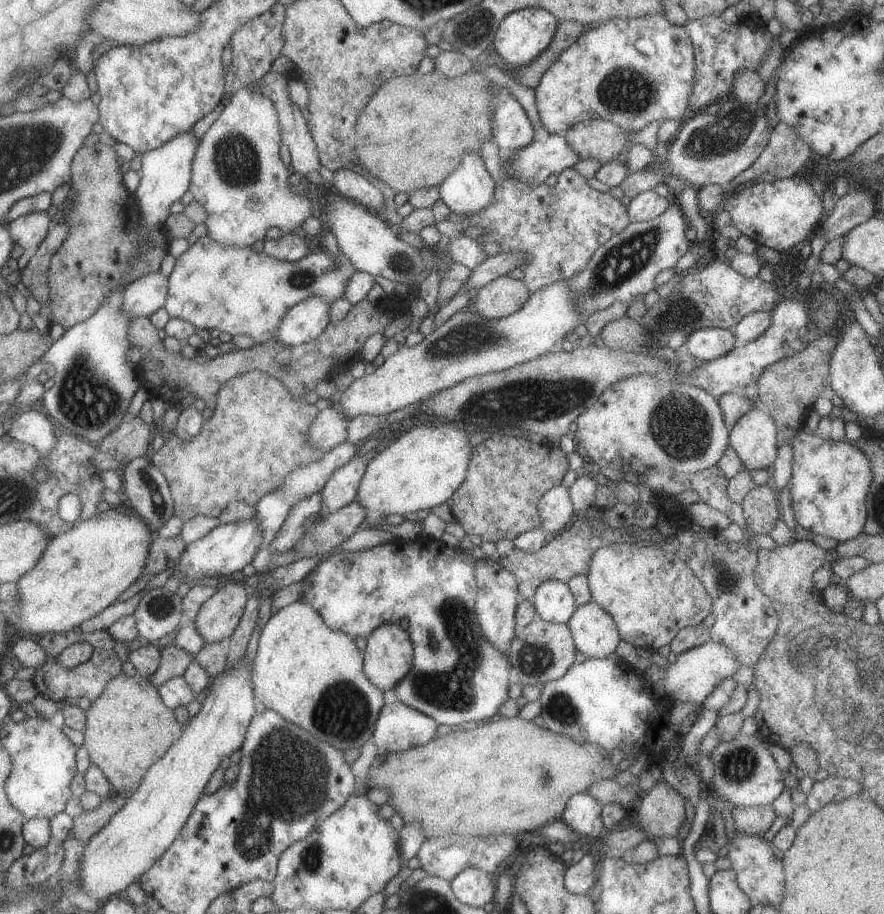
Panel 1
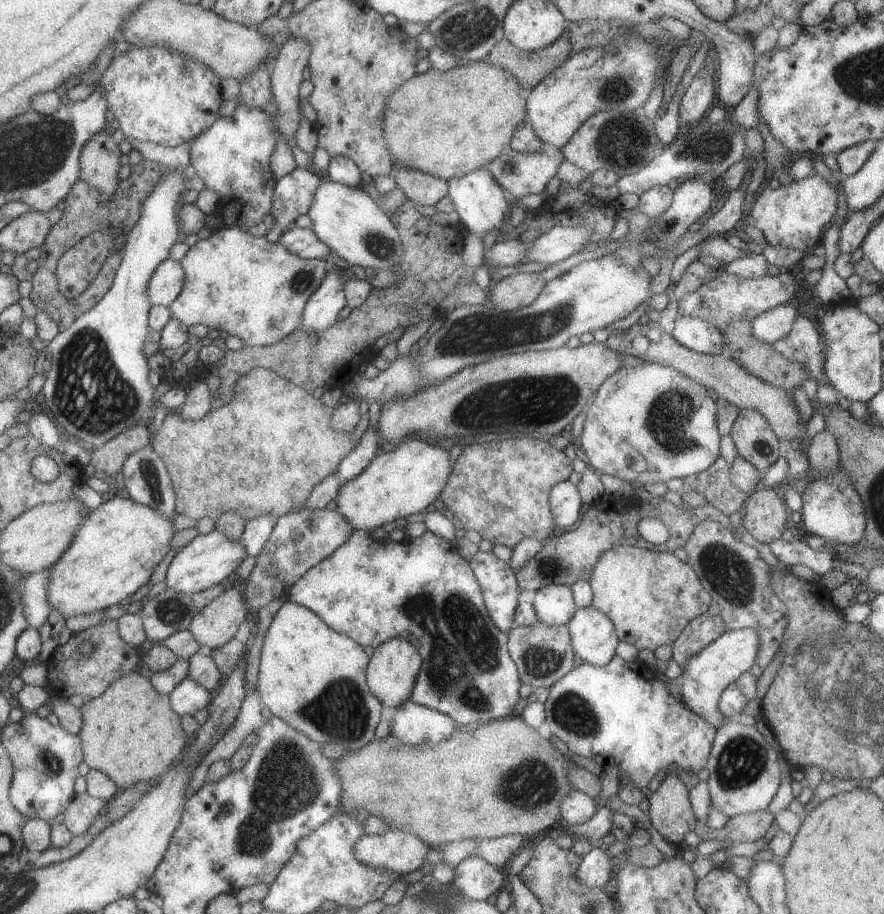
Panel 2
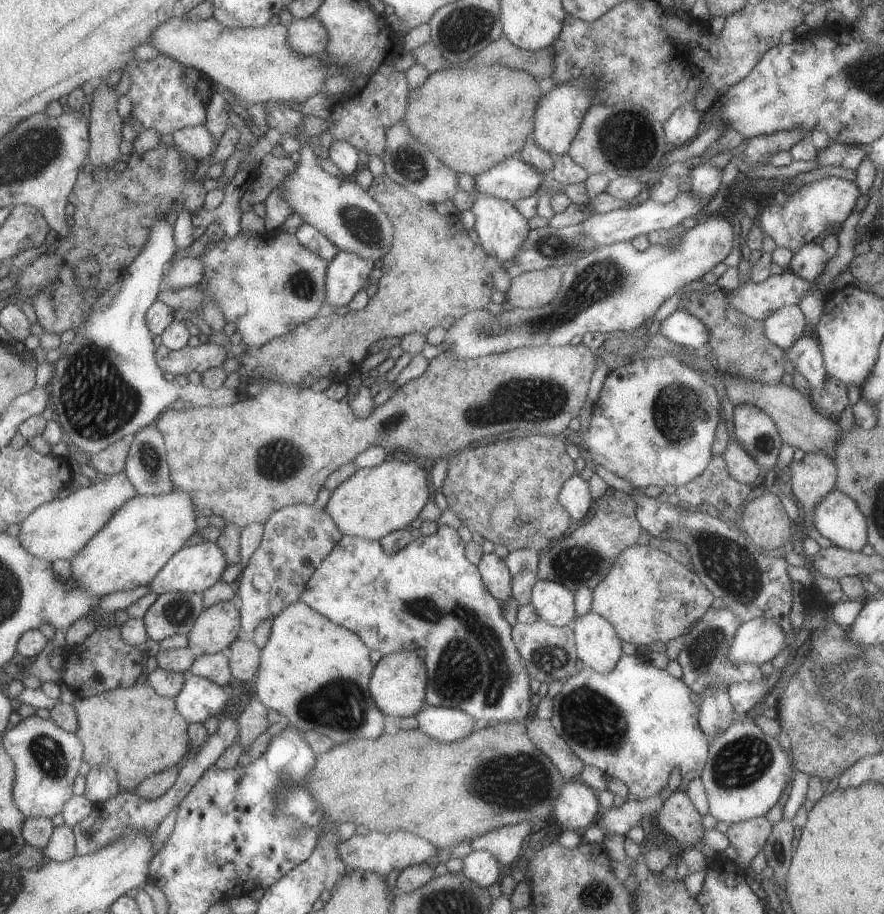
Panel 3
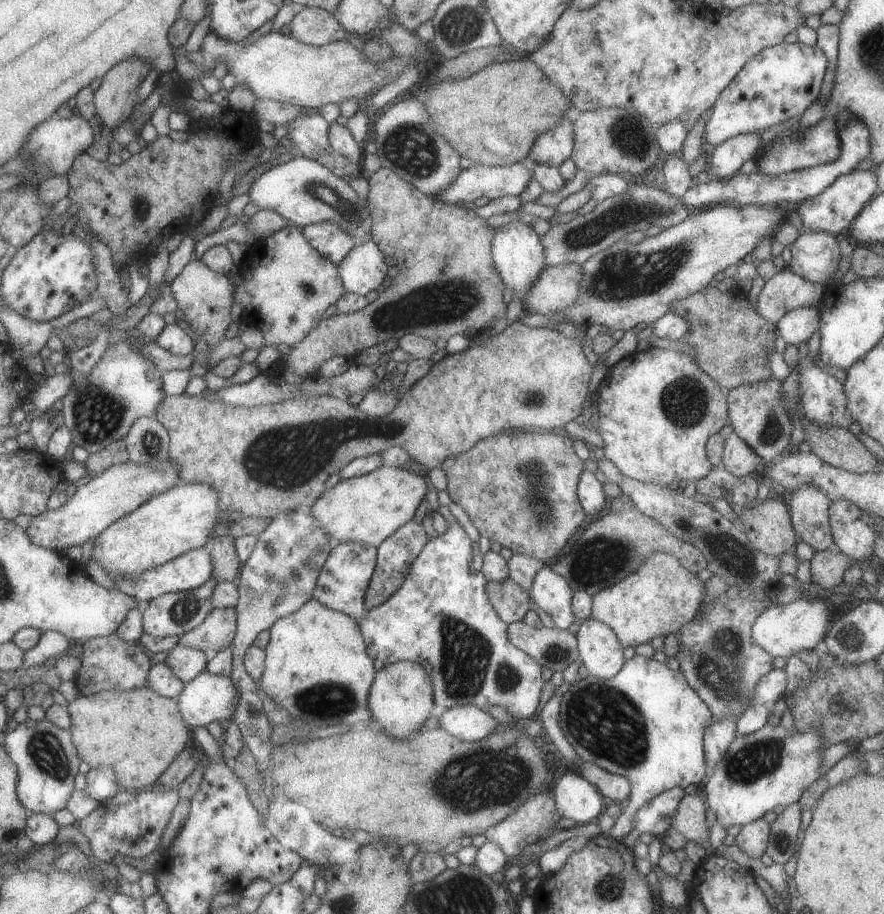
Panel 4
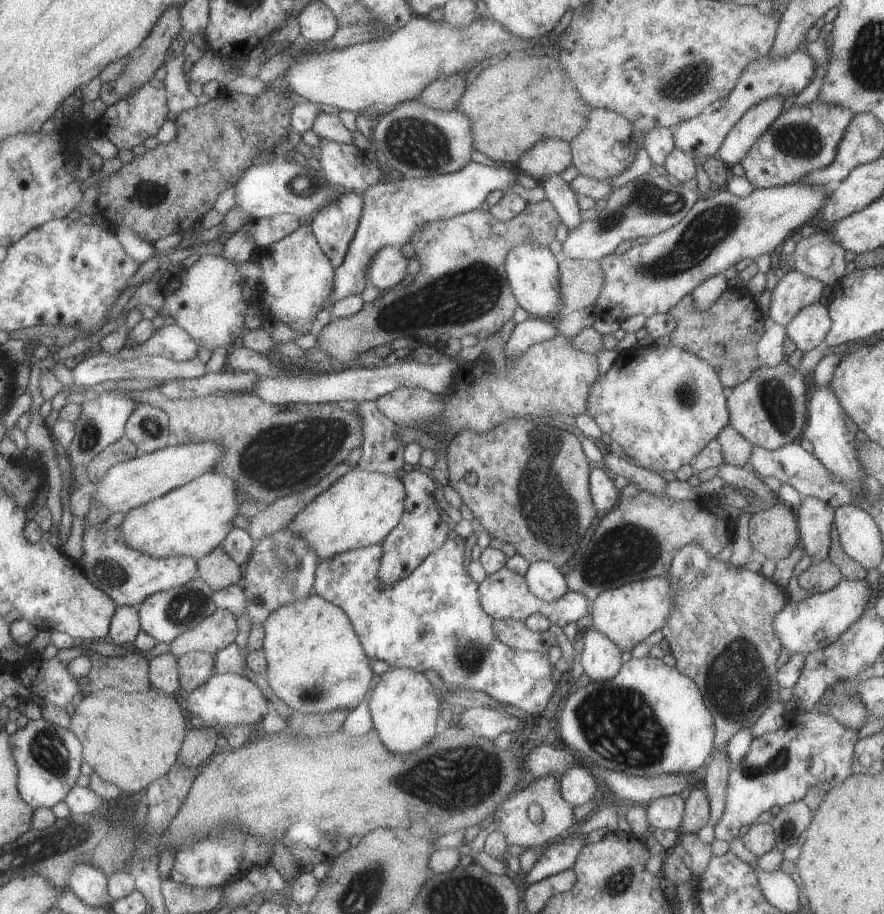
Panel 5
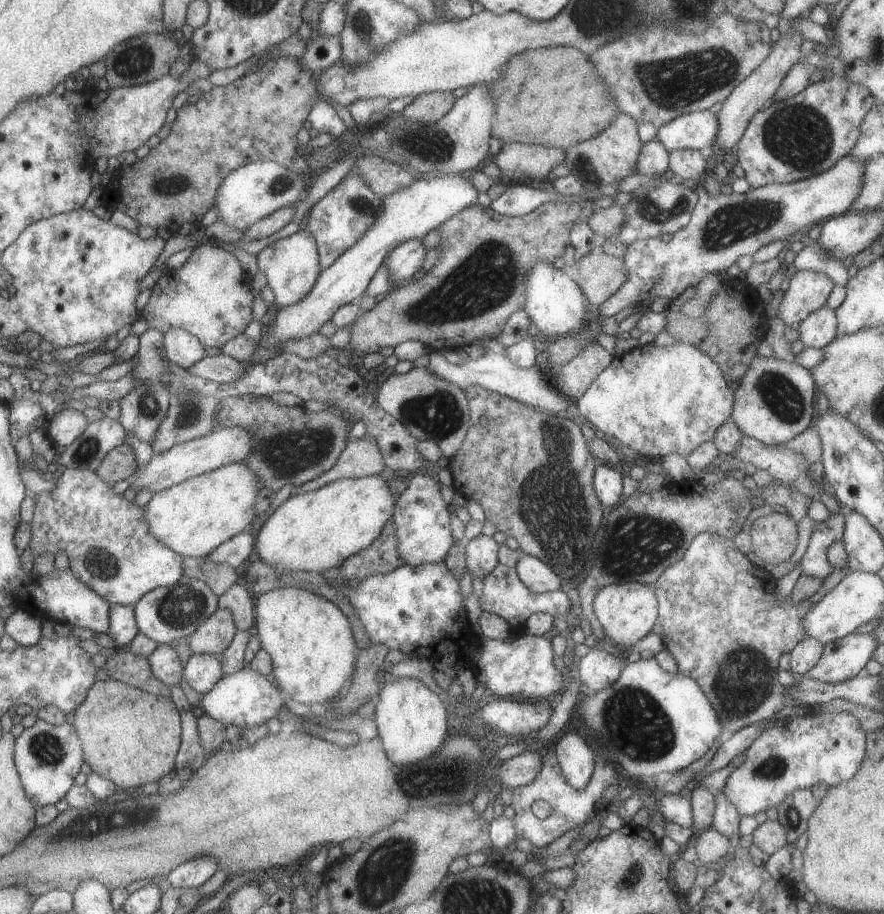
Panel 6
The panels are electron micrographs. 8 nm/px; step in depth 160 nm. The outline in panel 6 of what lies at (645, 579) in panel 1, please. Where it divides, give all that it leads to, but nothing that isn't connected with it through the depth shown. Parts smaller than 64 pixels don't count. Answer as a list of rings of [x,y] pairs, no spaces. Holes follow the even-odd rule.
[[[613,583],[601,587],[593,597],[592,609],[603,627],[605,640],[617,649],[632,647],[650,633],[651,626],[656,623],[658,604],[652,592],[652,586],[641,583]]]

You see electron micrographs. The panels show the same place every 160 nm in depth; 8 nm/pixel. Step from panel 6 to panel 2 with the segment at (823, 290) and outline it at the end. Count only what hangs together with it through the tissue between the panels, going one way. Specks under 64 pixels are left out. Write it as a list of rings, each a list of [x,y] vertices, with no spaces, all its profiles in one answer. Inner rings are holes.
[[[720,269],[695,290],[676,298],[677,316],[697,317],[721,329],[728,322],[750,321],[778,304],[787,303],[788,300],[793,299],[796,291],[797,284],[789,272],[772,277],[765,275],[756,279],[744,279]]]

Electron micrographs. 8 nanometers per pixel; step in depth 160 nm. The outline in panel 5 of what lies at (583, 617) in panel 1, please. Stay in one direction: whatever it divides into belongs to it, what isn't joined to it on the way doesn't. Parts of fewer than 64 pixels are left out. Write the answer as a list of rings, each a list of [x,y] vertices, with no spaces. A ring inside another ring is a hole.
[[[585,626],[581,630],[584,645],[580,655],[582,672],[590,681],[606,681],[613,678],[622,665],[618,646],[602,632]]]

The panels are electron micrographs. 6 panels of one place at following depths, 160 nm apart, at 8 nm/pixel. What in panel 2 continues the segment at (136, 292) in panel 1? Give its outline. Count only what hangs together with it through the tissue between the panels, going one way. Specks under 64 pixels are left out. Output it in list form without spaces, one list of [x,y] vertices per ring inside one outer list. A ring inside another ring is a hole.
[[[165,259],[153,271],[146,293],[151,305],[168,307],[182,291],[184,272],[181,263],[175,259]]]

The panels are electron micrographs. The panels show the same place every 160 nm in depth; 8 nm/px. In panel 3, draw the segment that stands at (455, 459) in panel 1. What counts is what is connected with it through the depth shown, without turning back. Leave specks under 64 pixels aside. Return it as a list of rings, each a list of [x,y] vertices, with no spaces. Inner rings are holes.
[[[407,456],[408,462],[388,457],[376,467],[359,467],[349,478],[346,478],[339,486],[336,486],[324,506],[323,510],[331,517],[335,526],[342,535],[361,537],[367,540],[378,541],[382,536],[397,529],[409,528],[409,522],[417,518],[421,508],[425,506],[429,498],[429,486],[423,468],[419,468],[415,458]]]

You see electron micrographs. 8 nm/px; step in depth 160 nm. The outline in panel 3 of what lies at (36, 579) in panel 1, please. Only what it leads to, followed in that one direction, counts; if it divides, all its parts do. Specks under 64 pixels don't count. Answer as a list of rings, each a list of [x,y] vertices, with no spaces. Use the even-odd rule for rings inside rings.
[[[187,493],[135,495],[124,502],[70,560],[69,579],[99,598],[113,591],[147,585],[196,532],[195,516],[192,498]]]

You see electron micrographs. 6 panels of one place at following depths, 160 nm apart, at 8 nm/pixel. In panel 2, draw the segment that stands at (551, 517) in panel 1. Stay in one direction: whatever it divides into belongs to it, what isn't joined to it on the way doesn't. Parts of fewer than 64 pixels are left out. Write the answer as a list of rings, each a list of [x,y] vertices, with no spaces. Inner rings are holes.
[[[568,479],[552,486],[548,501],[557,527],[567,528],[577,520],[582,500],[578,488]]]

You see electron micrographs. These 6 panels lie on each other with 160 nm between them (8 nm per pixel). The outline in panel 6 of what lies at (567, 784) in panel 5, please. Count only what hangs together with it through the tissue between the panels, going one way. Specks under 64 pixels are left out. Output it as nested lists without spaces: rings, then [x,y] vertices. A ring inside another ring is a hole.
[[[580,730],[562,732],[555,746],[555,754],[562,775],[572,789],[583,788],[594,769],[594,752],[587,746]]]

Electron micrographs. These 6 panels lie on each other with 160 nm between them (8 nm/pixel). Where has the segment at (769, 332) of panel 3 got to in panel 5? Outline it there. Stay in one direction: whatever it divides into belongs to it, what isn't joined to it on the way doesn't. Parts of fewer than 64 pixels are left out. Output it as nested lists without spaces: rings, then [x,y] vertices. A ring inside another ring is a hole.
[[[811,303],[786,324],[785,332],[796,348],[804,352],[819,346],[830,328],[828,308],[819,303]]]

